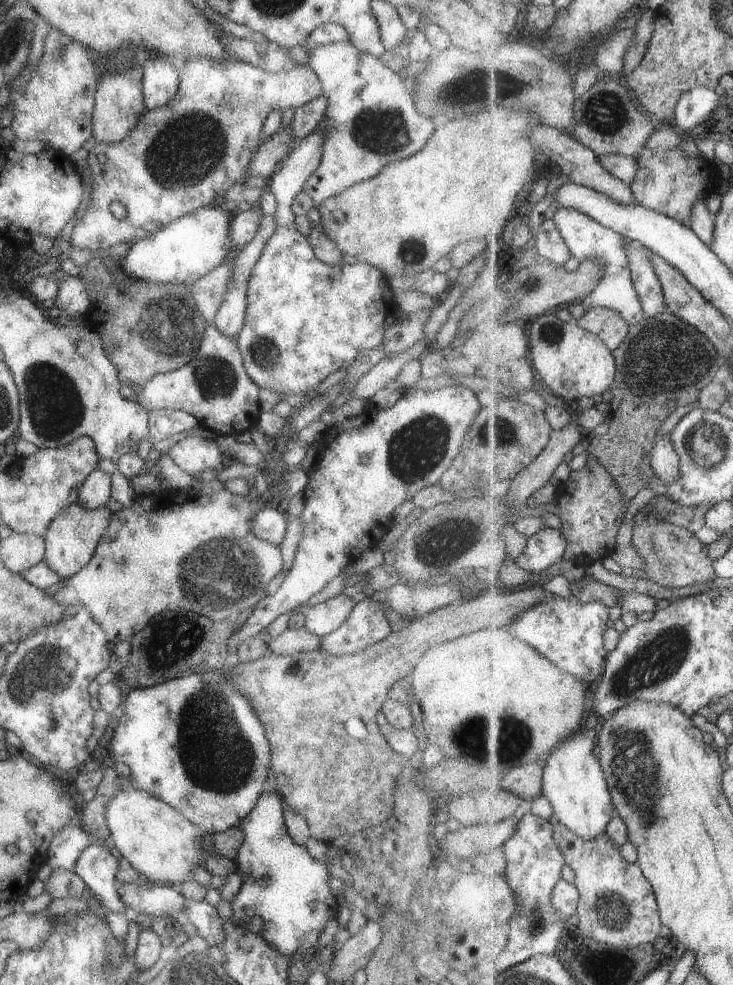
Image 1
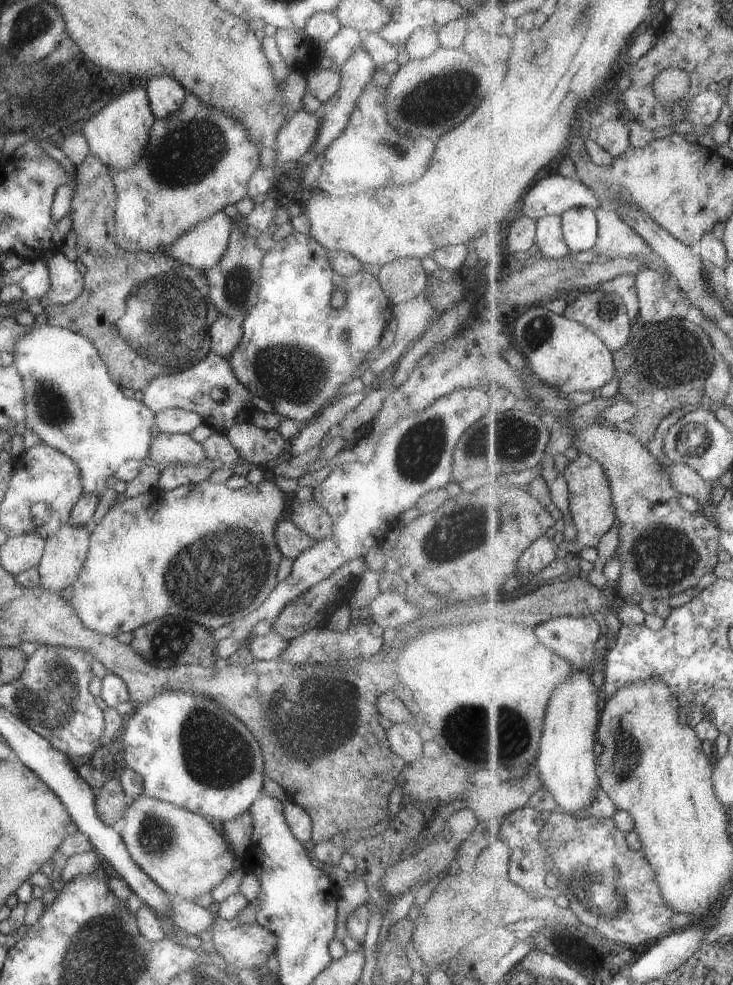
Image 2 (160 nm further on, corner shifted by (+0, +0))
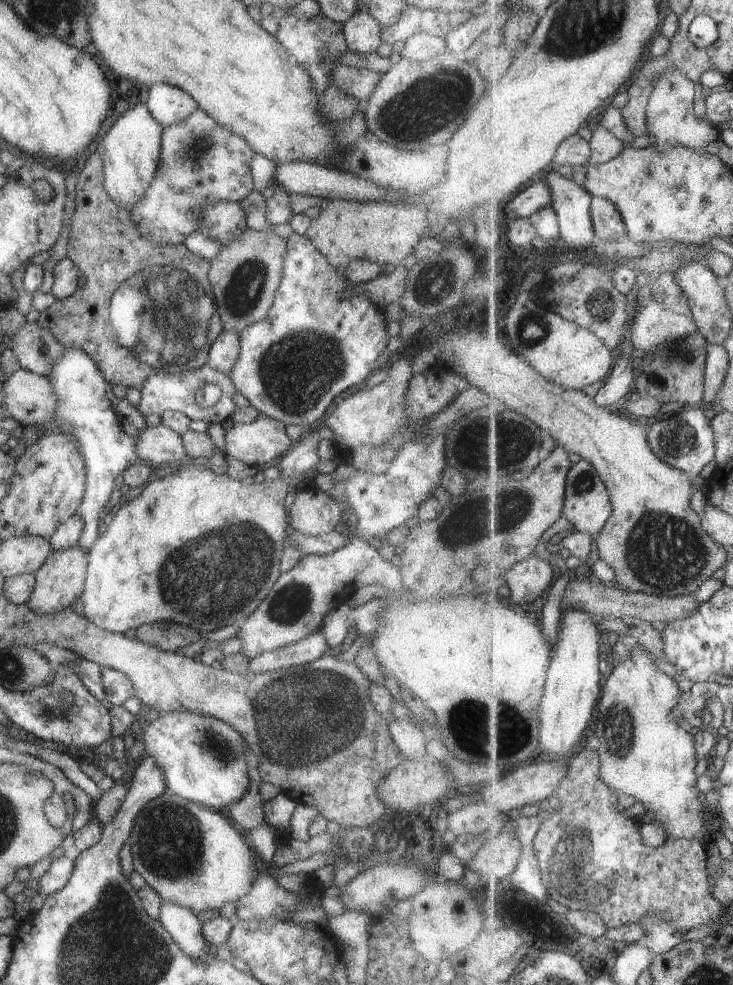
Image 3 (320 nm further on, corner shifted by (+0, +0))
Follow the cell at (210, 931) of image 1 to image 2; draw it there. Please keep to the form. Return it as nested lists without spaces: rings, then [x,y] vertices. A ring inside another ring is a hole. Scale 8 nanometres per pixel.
[[[216,916],[210,926],[212,951],[226,965],[236,968],[258,967],[276,950],[272,932],[257,923],[238,923]]]

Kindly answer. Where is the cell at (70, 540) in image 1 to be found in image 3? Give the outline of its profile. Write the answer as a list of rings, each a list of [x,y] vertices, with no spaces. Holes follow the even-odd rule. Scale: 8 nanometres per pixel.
[[[78,545],[51,551],[43,564],[33,574],[34,585],[29,598],[25,602],[30,609],[42,615],[53,613],[60,609],[69,609],[69,606],[80,597],[84,585],[86,552]]]

